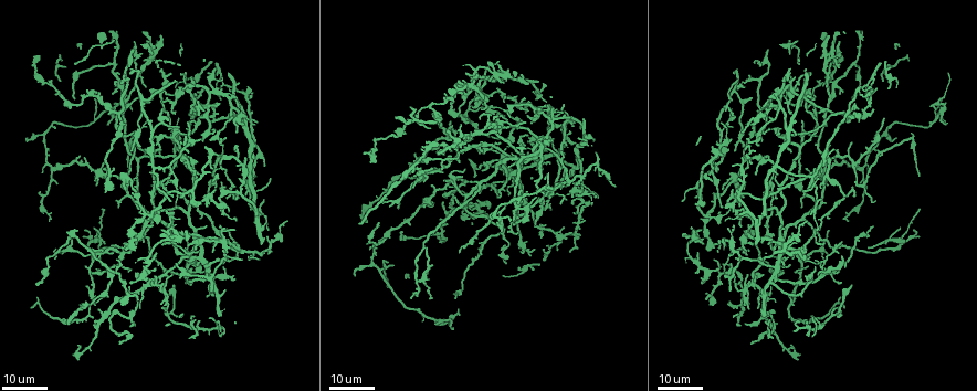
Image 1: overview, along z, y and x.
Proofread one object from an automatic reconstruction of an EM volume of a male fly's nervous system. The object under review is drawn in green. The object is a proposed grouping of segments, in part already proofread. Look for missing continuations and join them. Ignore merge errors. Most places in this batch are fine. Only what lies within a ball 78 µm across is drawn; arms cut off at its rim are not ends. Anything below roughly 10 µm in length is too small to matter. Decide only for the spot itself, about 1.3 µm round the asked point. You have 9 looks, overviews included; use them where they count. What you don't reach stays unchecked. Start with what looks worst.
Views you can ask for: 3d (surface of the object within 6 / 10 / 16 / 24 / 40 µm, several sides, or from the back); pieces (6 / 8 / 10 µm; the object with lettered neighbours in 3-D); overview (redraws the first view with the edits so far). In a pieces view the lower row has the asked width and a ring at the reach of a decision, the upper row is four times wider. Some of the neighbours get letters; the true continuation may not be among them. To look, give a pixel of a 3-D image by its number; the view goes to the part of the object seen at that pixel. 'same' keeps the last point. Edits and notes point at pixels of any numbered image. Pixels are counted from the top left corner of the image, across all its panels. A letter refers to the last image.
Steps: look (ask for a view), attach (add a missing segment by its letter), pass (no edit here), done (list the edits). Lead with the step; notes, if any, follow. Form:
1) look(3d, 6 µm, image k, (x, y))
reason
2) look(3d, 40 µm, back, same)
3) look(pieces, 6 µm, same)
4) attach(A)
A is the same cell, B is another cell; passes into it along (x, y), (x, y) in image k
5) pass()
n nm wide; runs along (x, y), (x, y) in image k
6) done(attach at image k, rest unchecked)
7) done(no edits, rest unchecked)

look(3d, 16 µm, image 1, (854, 105))
tapers out

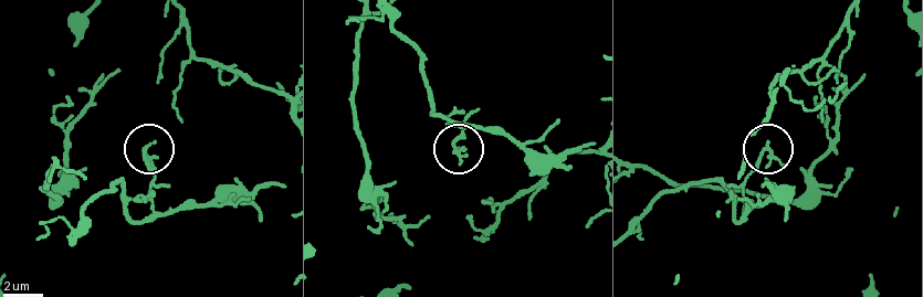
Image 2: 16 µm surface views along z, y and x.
look(pieces, 6 µm, image 2, (766, 143))

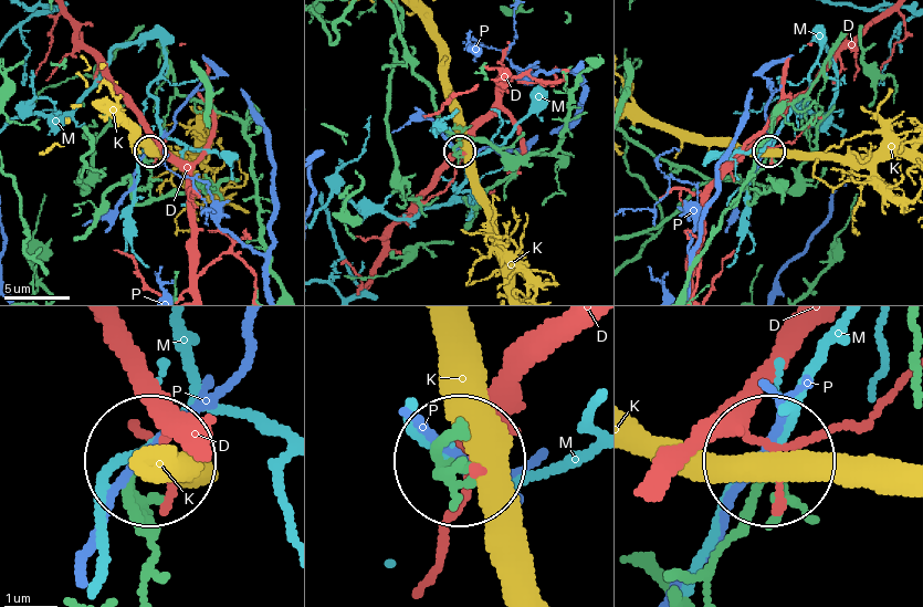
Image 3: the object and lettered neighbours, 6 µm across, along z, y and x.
pass()
D, K, M and P are other cells; none of them fits

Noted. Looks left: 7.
look(3d, 24 µm, image 1, (844, 305))
branch stops here

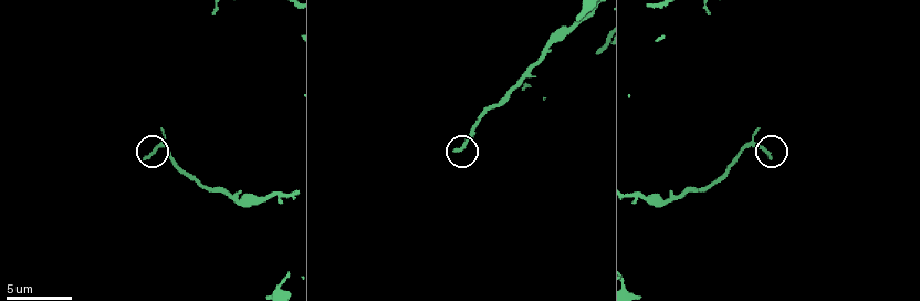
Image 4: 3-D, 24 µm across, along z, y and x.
look(3d, 6 µm, image 4, (144, 157))

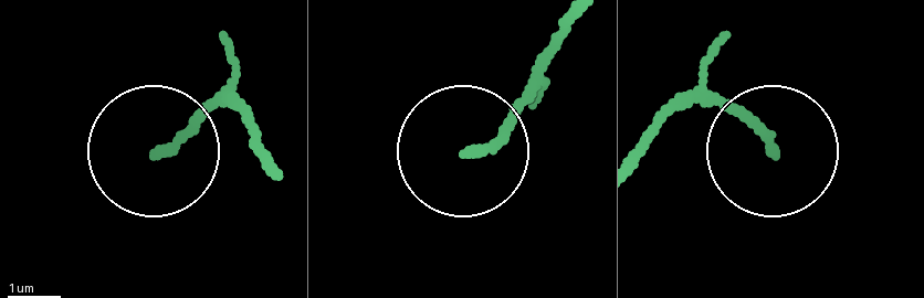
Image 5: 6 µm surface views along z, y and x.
look(pieces, 6 µm, image 5, (468, 152))

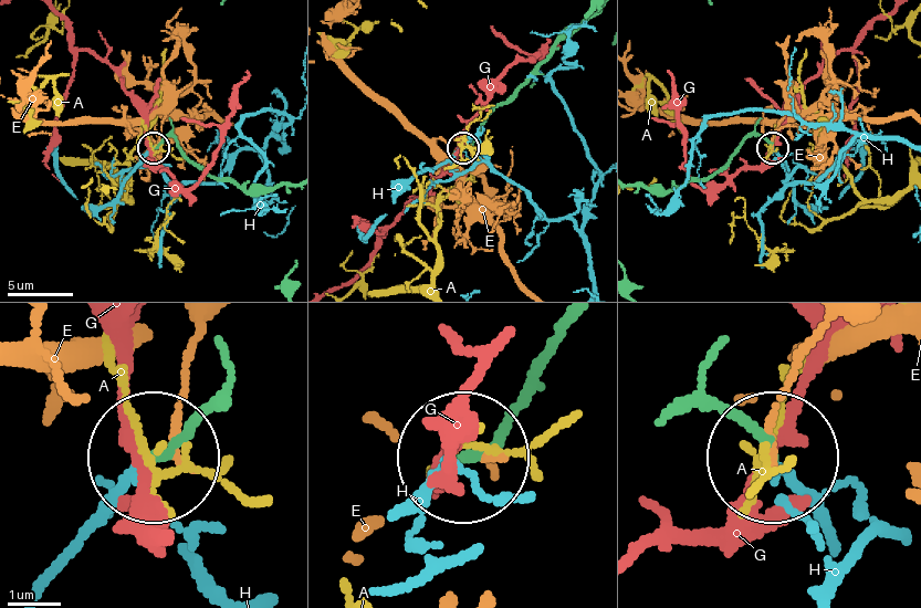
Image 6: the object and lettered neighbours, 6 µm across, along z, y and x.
pass()
A, E, G and H are other cells; runs along (557, 331), (517, 409), (469, 458) in image 6; none of them fits

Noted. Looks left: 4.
look(3d, 24 µm, image 1, (502, 108))
long arm stops here

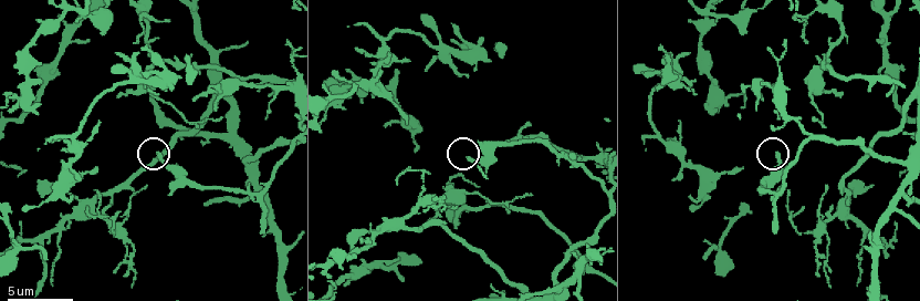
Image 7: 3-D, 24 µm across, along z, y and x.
look(3d, 10 µm, image 7, (778, 155))

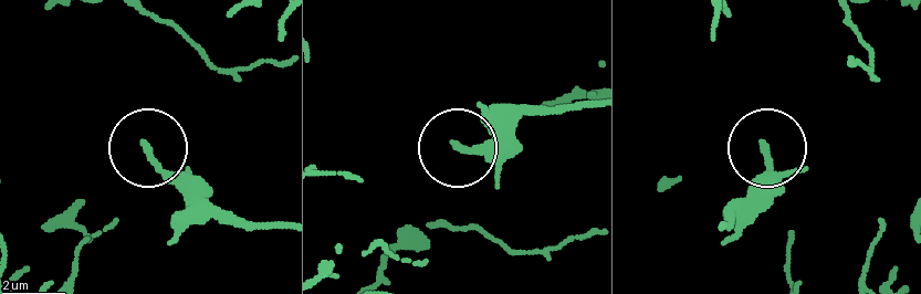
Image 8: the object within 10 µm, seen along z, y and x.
look(pieces, 8 µm, image 8, (455, 145))

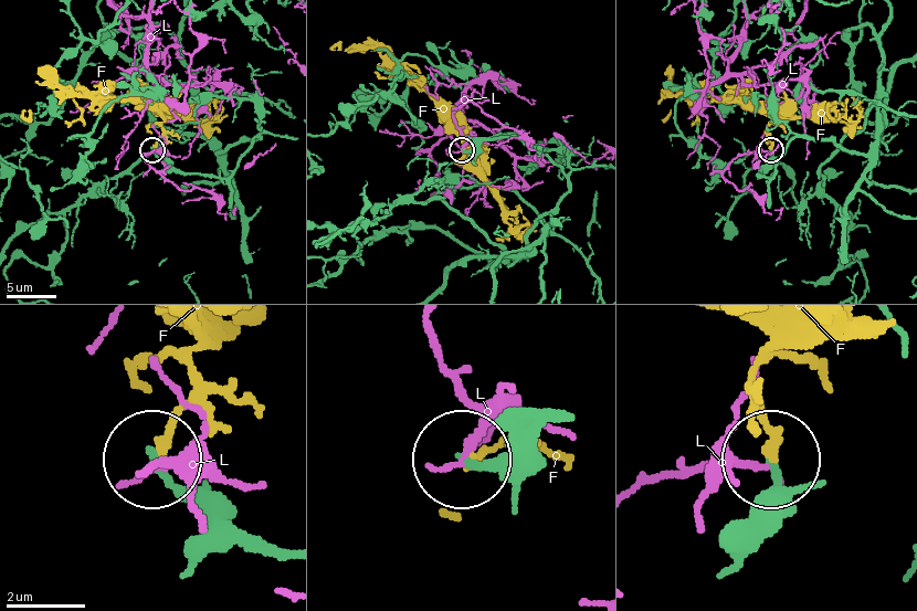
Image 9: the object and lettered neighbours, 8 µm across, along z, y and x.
pass()
F and L are other cells; runs along (522, 438), (502, 453), (465, 456) in image 9; none of them fits

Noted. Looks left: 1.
done(no edits, rest unchecked)

